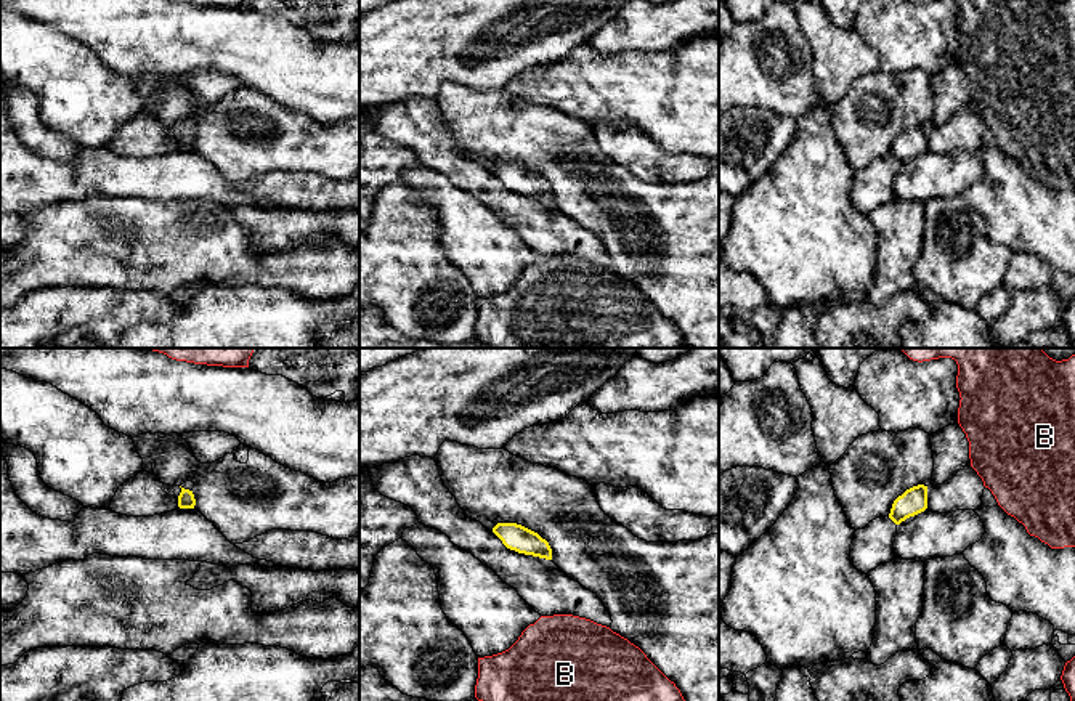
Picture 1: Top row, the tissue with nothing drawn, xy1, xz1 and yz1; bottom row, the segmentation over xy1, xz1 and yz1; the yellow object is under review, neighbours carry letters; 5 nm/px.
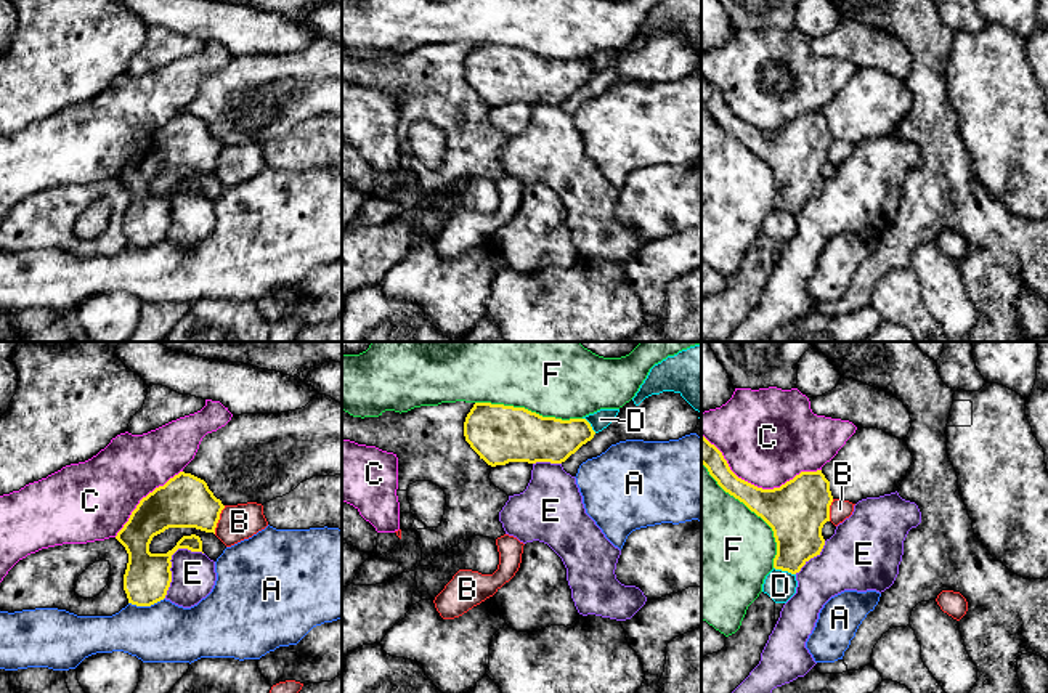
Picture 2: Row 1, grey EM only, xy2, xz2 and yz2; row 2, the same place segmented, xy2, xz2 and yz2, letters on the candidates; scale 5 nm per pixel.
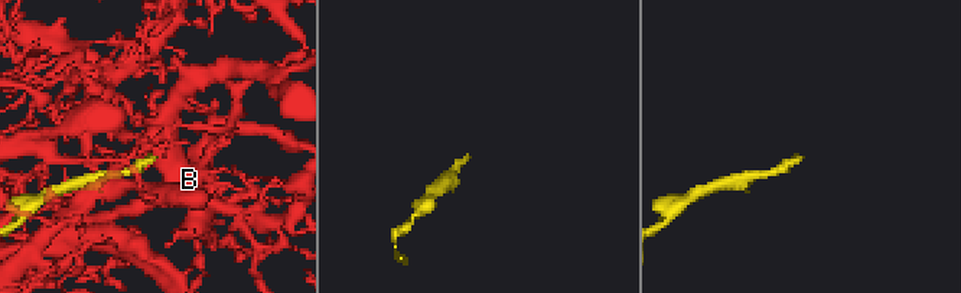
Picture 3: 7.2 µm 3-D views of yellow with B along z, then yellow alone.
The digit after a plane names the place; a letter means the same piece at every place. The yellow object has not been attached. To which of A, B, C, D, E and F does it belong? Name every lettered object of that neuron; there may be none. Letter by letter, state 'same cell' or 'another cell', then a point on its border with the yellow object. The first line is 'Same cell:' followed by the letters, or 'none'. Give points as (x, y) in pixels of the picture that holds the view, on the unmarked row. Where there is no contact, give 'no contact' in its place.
Same cell: none
A: another cell; meets yellow in xy2 at (146, 246)
B: another cell; meets yellow in xy2 at (219, 159)
C: another cell; meets yellow in yz2 at (756, 127)
D: another cell; meets yellow in yz2 at (785, 210)
E: another cell; meets yellow in xy2 at (170, 202)
F: another cell; meets yellow in yz2 at (753, 151)

